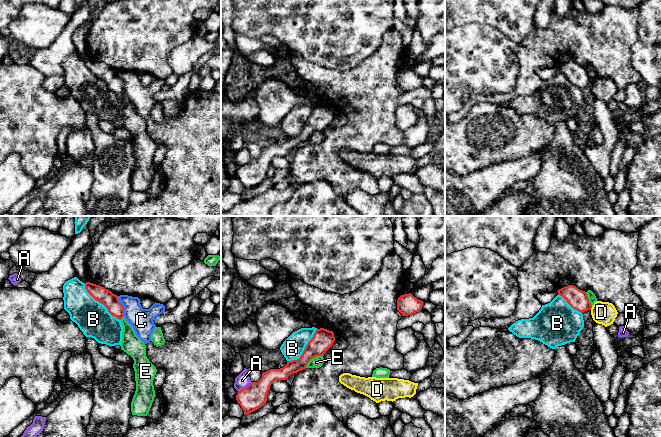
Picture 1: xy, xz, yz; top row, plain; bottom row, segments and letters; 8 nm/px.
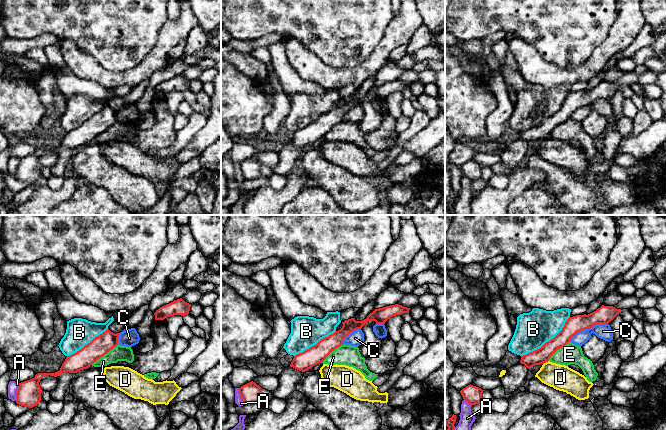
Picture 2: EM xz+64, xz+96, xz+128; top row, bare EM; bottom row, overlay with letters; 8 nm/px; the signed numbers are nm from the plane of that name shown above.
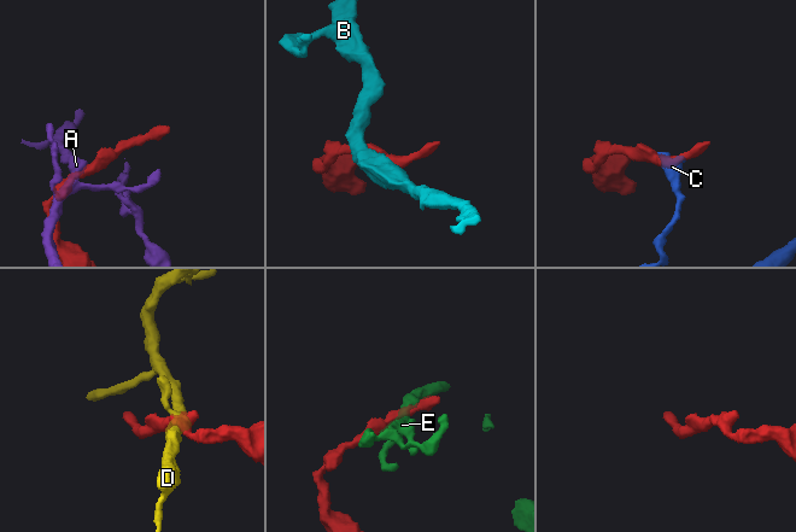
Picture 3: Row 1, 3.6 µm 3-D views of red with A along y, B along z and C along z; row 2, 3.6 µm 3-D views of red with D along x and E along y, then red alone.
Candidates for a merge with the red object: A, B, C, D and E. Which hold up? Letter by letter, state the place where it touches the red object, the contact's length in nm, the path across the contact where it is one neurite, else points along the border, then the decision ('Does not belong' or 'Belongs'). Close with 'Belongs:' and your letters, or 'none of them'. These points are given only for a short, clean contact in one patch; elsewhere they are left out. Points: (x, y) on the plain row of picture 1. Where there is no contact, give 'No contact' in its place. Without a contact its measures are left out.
A: Touches red at xz (244, 164). Shared border 130 nm. Boundary: xz (251, 158), (238, 167). Does not belong
B: Touches red at xy (100, 78). Shared border 420 nm. Does not belong
C: Touches red at xy (123, 82). Shared border 180 nm. Boundary: xy (117, 72), (123, 82), (124, 92). Does not belong
D: Touches red at yz (591, 83). Shared border 40 nm. Boundary: yz (592, 82), (590, 85). Does not belong
E: Touches red at xz (312, 133). Shared border 170 nm. Does not belong
Belongs: none of them

